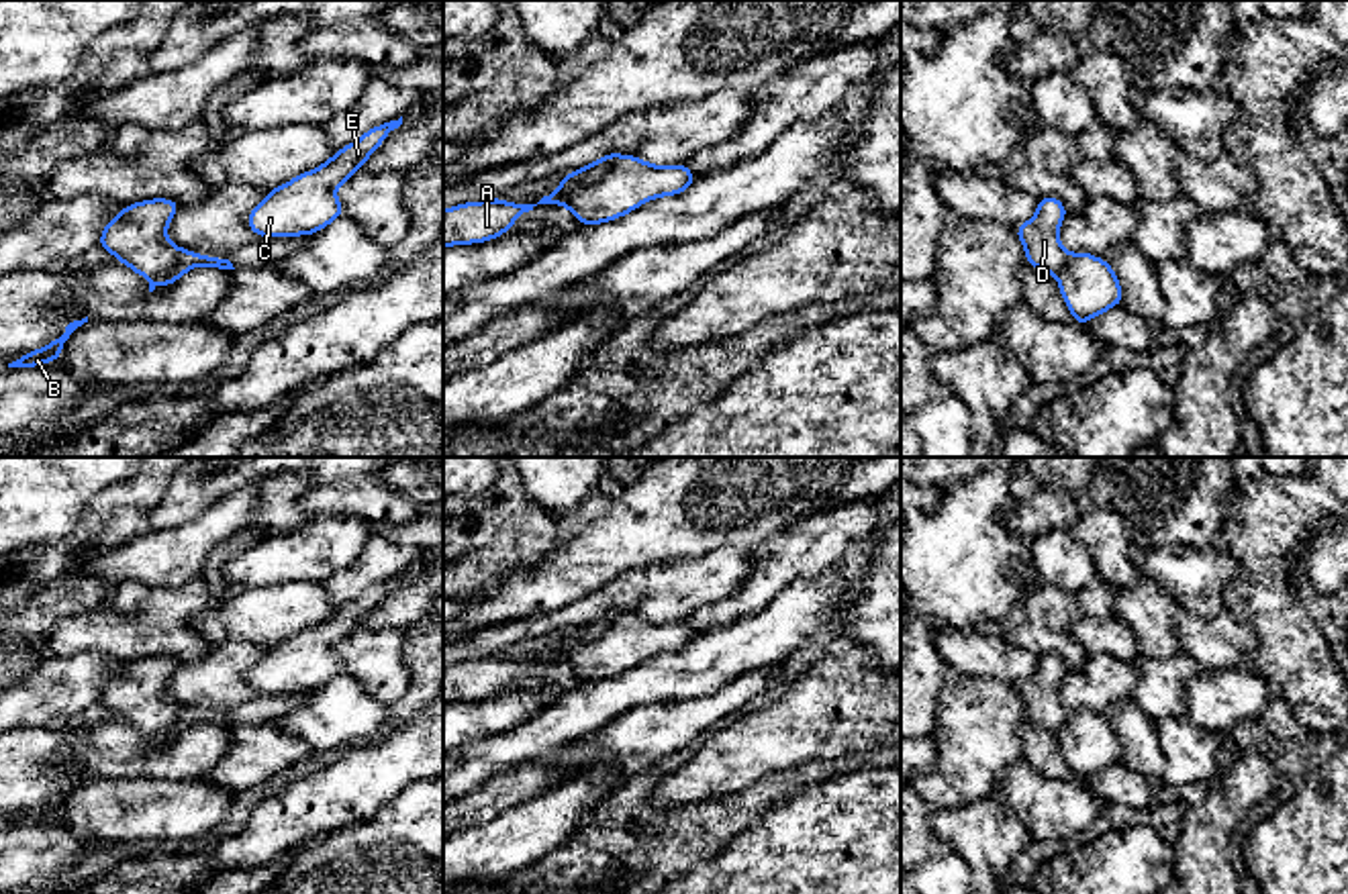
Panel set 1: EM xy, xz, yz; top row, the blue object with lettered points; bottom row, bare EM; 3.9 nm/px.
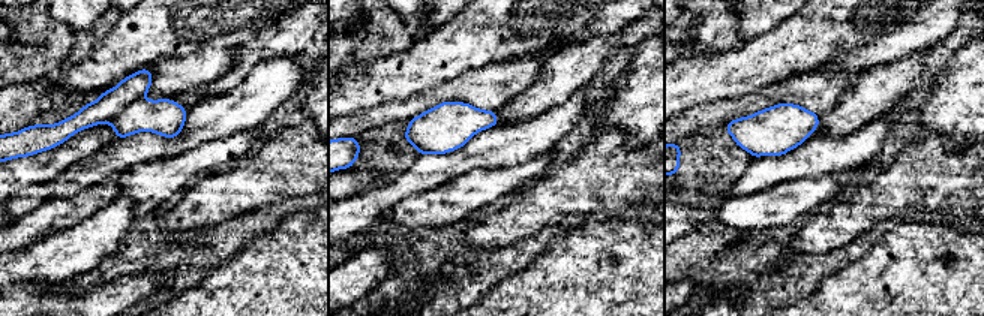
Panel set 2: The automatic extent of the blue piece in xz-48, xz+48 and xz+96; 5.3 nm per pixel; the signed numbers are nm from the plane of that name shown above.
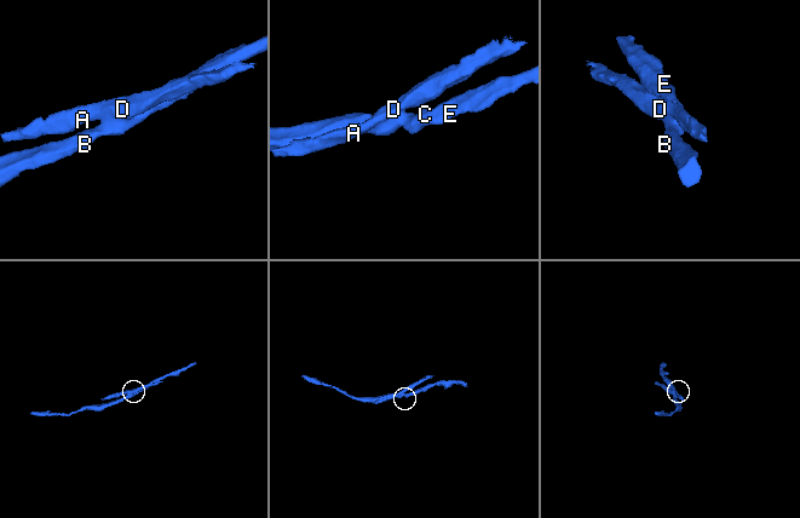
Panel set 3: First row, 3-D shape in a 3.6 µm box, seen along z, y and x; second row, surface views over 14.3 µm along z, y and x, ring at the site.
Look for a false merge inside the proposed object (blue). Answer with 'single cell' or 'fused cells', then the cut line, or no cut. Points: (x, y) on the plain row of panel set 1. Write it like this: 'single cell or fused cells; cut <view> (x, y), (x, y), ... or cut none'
fused cells; cut xz (621, 613), (597, 635), (568, 648), (558, 660)

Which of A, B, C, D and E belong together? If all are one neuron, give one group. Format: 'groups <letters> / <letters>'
groups A D / B C E

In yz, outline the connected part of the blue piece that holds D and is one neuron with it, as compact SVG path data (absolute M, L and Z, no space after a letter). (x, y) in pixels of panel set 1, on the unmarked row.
M1056 653L1040 655L1036 674L1015 686L1027 723L1040 725L1046 731L1058 733L1066 718L1068 708L1060 700L1060 682L1068 667Z

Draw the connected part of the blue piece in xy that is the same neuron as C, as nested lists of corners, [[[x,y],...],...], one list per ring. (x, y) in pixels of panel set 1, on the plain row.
[[[390,578],[364,590],[357,598],[335,608],[335,612],[294,637],[272,645],[272,649],[247,672],[247,684],[257,694],[315,692],[335,676],[343,674],[343,661],[335,647],[347,639],[370,612],[384,600],[386,592],[402,582]]]

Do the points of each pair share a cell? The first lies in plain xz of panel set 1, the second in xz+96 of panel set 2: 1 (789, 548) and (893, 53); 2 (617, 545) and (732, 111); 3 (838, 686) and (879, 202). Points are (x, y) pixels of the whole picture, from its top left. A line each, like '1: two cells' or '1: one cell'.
1: two cells
2: two cells
3: one cell

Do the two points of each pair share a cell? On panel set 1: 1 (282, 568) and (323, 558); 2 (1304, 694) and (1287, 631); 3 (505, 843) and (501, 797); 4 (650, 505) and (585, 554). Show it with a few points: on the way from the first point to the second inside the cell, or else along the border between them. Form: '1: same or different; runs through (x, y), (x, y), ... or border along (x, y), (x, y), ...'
1: same; runs through (293, 558), (313, 558)
2: same; runs through (1304, 678), (1289, 648)
3: different; border along (548, 790), (464, 829)
4: same; runs through (642, 523), (603, 552)

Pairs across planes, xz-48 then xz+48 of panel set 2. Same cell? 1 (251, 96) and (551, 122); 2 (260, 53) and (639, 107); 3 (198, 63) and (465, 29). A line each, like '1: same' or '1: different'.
1: same
2: different
3: different

